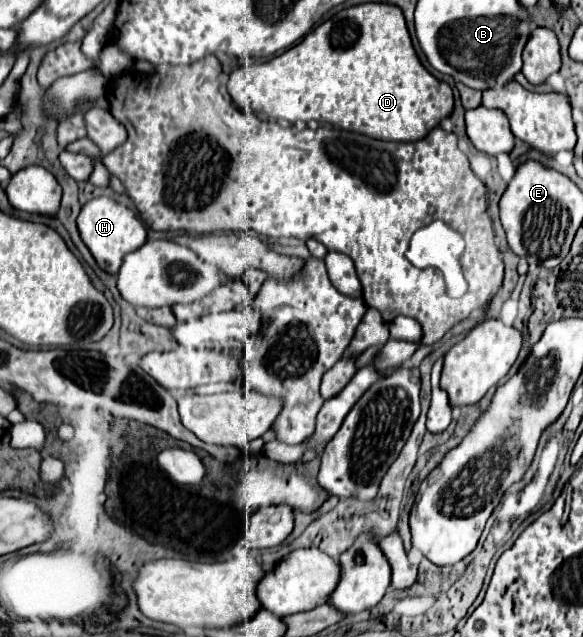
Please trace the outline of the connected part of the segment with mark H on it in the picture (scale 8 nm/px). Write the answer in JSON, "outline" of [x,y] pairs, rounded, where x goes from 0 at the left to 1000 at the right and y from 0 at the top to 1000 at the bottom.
{"outline":[[[165,309],[141,325],[141,331],[134,338],[134,359],[137,359],[137,372],[141,372],[144,385],[154,391],[165,413],[189,432],[202,429],[216,397],[233,394],[237,388],[244,388],[250,381],[247,350],[223,328],[216,328],[213,322],[206,322],[185,309]]]}

